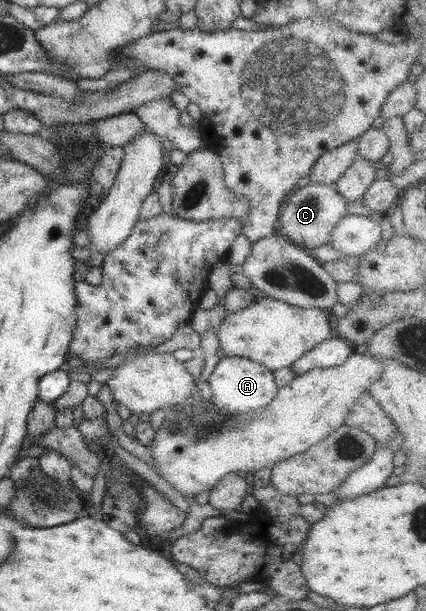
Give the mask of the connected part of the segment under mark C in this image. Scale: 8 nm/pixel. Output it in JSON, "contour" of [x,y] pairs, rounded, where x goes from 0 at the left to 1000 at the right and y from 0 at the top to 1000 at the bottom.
{"contour":[[[725,301],[685,314],[664,334],[648,380],[688,399],[742,406],[772,398],[779,378],[815,350],[817,331],[784,303]]]}

